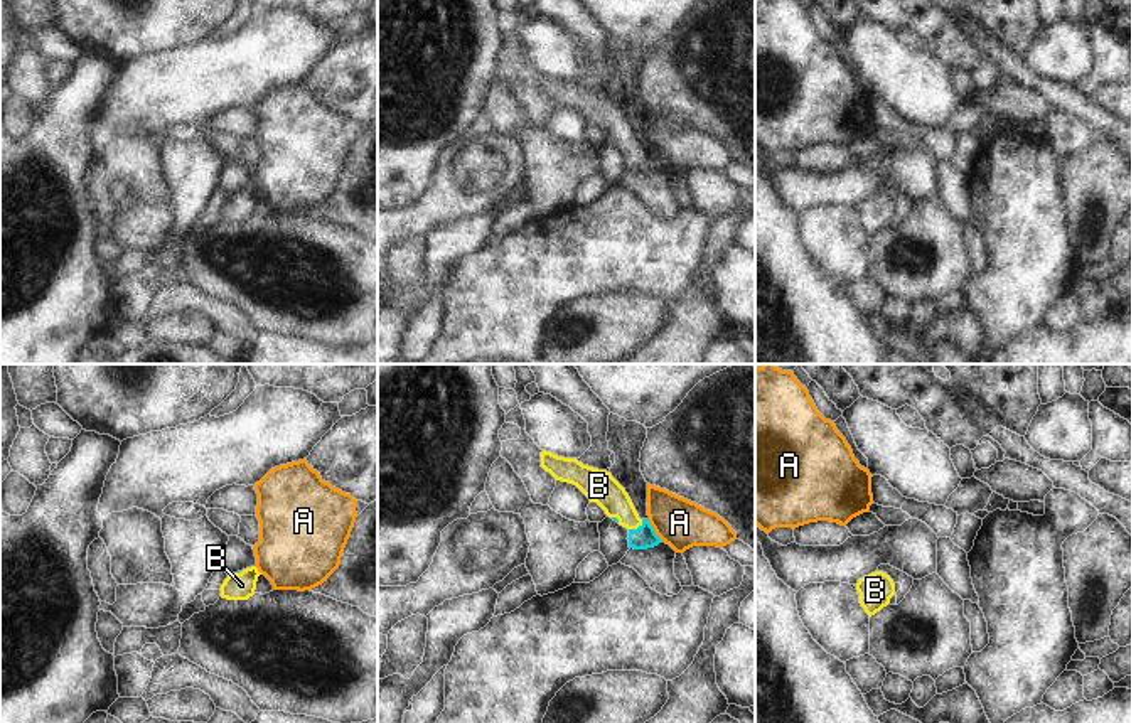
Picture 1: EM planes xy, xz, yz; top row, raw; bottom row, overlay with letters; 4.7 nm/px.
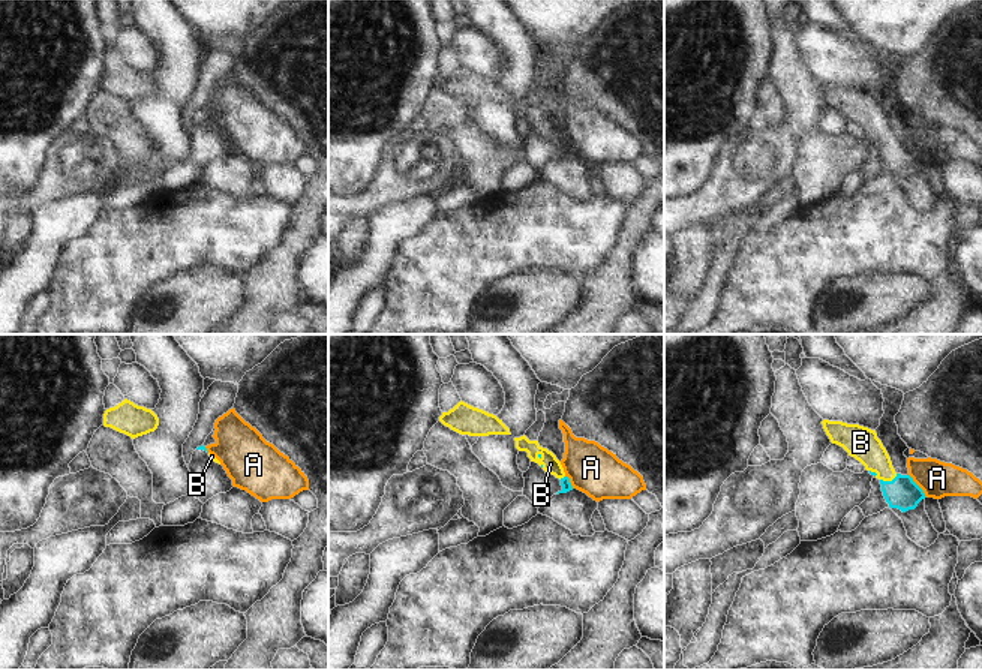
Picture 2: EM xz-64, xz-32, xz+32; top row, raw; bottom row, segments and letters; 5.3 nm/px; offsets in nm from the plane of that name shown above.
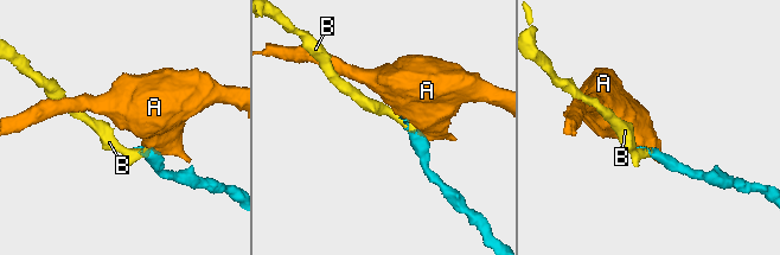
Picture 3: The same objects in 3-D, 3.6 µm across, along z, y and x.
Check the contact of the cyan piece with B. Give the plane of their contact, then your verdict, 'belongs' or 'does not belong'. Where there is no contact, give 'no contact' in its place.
contact in xz; belongs

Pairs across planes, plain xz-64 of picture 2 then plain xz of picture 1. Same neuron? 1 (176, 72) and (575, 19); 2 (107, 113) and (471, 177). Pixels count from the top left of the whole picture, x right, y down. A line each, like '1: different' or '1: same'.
1: same
2: different

